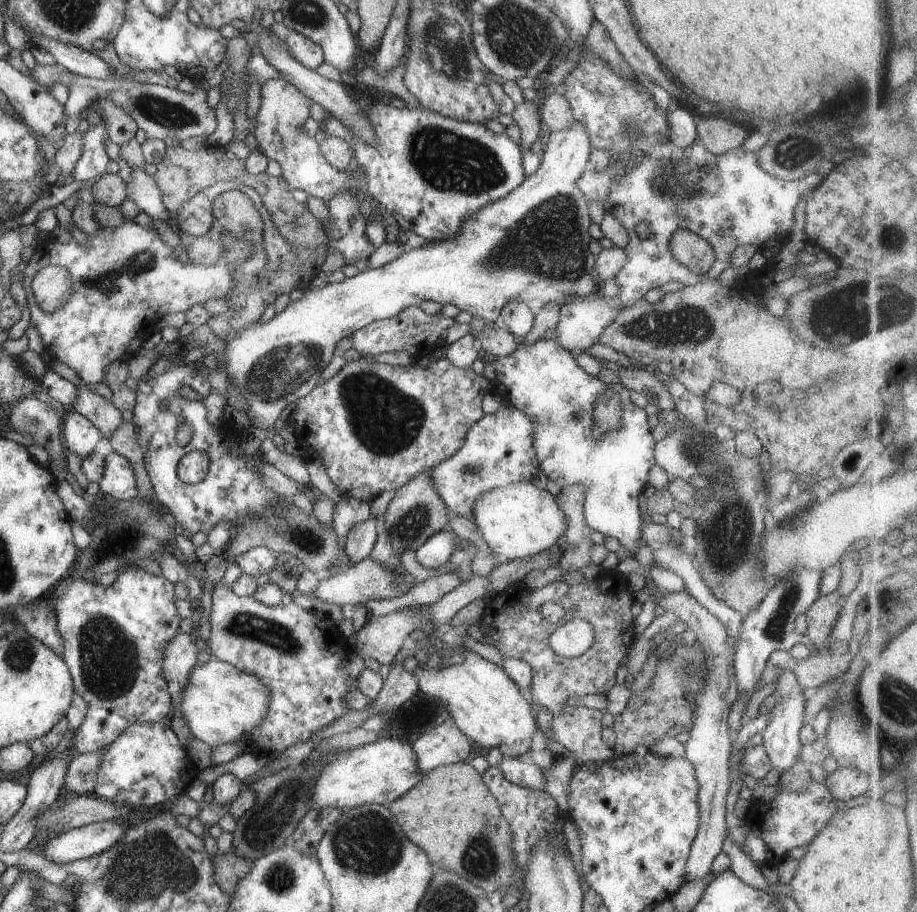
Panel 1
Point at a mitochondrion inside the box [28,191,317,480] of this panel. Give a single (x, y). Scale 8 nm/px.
(145, 260)

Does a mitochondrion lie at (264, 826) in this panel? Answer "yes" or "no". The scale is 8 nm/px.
yes

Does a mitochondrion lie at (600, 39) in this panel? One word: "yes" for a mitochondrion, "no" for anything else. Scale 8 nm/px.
no

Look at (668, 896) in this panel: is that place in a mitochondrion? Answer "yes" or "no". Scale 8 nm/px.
no

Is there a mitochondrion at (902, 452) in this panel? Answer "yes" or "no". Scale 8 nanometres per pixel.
no

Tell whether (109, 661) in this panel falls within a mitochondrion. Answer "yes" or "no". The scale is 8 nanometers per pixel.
yes

